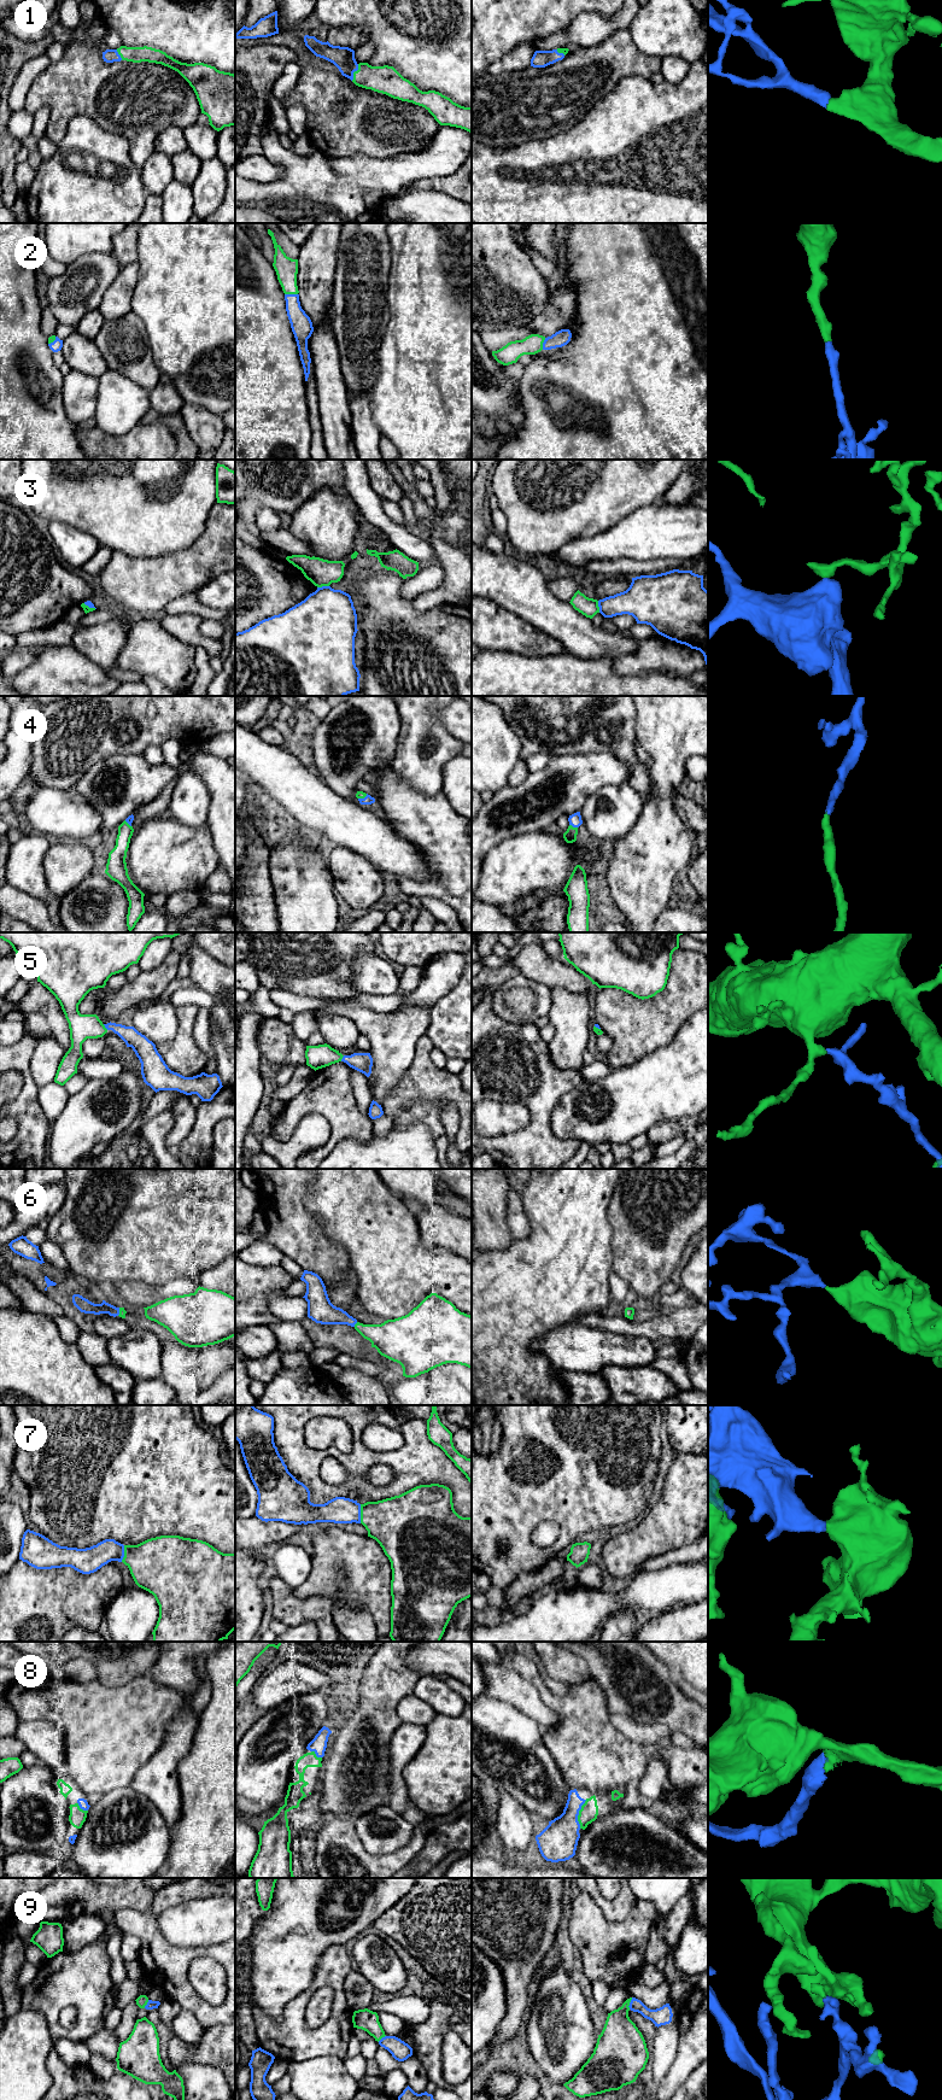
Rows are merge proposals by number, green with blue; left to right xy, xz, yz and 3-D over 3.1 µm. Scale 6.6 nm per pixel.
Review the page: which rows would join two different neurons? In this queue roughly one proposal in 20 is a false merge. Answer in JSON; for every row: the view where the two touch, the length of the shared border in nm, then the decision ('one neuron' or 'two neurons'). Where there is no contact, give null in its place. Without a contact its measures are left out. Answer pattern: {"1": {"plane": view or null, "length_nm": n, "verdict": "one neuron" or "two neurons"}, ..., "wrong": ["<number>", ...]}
{"1": {"plane": "xz", "length_nm": 120, "verdict": "one neuron"}, "2": {"plane": "xz", "length_nm": 90, "verdict": "one neuron"}, "3": {"plane": "xz", "length_nm": 80, "verdict": "two neurons"}, "4": {"plane": "yz", "length_nm": 60, "verdict": "one neuron"}, "5": {"plane": "xy", "length_nm": 50, "verdict": "one neuron"}, "6": {"plane": "xz", "length_nm": 40, "verdict": "one neuron"}, "7": {"plane": "xz", "length_nm": 130, "verdict": "one neuron"}, "8": {"plane": "yz", "length_nm": 200, "verdict": "one neuron"}, "9": {"plane": "yz", "length_nm": 80, "verdict": "one neuron"}, "wrong": ["3"]}

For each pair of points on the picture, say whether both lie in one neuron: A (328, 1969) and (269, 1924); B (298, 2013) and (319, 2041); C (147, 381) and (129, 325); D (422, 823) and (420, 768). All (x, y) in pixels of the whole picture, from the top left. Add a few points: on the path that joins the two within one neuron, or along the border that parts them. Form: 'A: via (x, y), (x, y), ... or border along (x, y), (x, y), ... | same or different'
A: border along (341, 1943), (334, 1943), (323, 1952), (309, 1988) | different
B: via (298, 2022), (298, 2027), (310, 2039) | same
C: via (139, 367), (129, 354), (129, 339) | same
D: border along (398, 777), (422, 794), (436, 796), (442, 793) | different

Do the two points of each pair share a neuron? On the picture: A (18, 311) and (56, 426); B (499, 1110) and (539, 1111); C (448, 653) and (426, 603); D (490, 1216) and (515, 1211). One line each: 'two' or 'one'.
A: one
B: two
C: two
D: two

